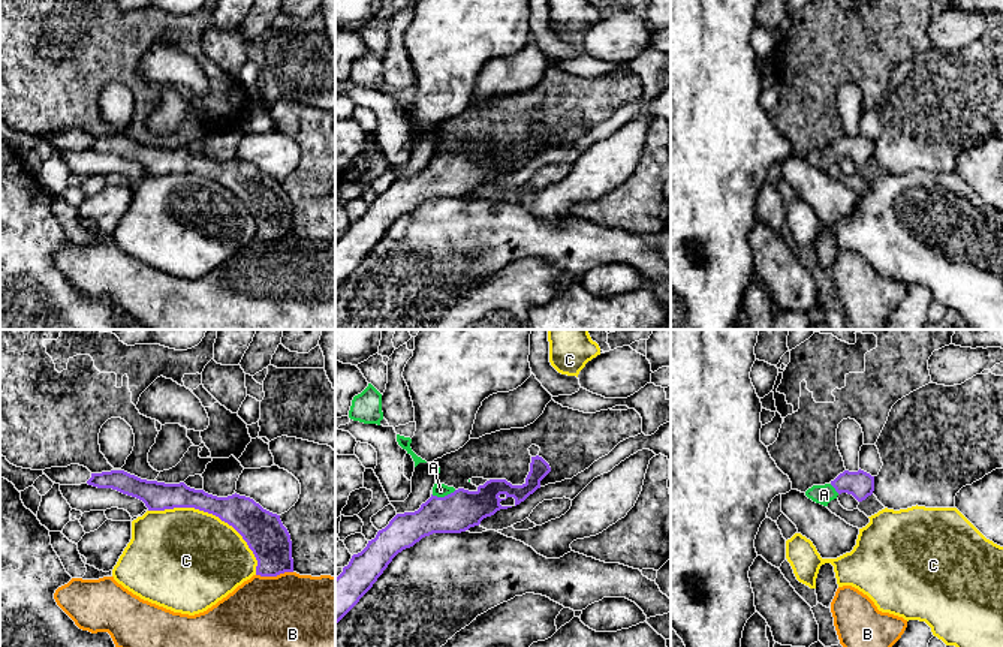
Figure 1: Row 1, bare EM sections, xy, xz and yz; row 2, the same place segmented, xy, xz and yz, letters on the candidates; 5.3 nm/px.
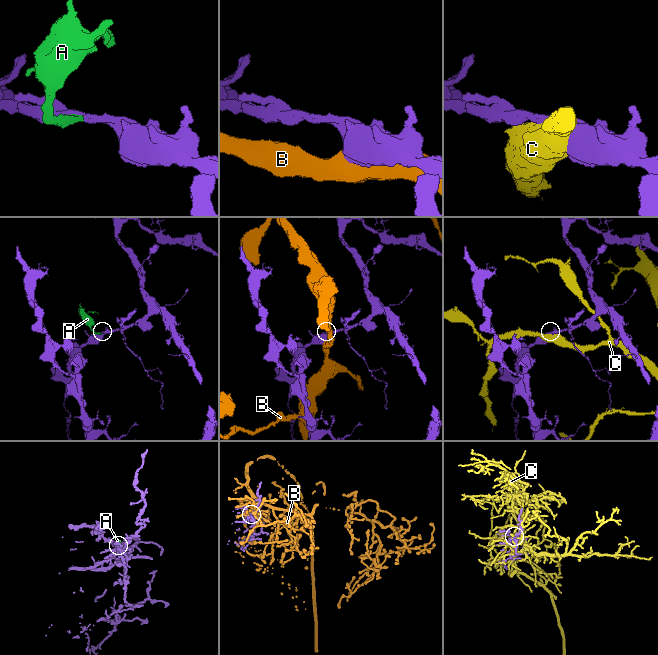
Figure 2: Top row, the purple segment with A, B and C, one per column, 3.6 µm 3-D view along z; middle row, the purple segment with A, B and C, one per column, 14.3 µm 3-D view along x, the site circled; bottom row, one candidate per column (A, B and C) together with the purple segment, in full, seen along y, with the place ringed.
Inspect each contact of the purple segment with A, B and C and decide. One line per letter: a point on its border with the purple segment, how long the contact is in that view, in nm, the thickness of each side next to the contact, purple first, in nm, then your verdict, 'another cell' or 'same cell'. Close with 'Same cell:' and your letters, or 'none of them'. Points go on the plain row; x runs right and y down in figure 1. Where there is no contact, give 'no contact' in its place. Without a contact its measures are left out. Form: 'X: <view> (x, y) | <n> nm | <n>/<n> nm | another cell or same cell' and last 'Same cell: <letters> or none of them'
A: xz (445, 161) | 140 nm | 220/80 nm | same cell
B: xy (274, 240) | 200 nm | 220/500 nm | another cell
C: xy (214, 178) | 700 nm | 200/480 nm | another cell
Same cell: A

